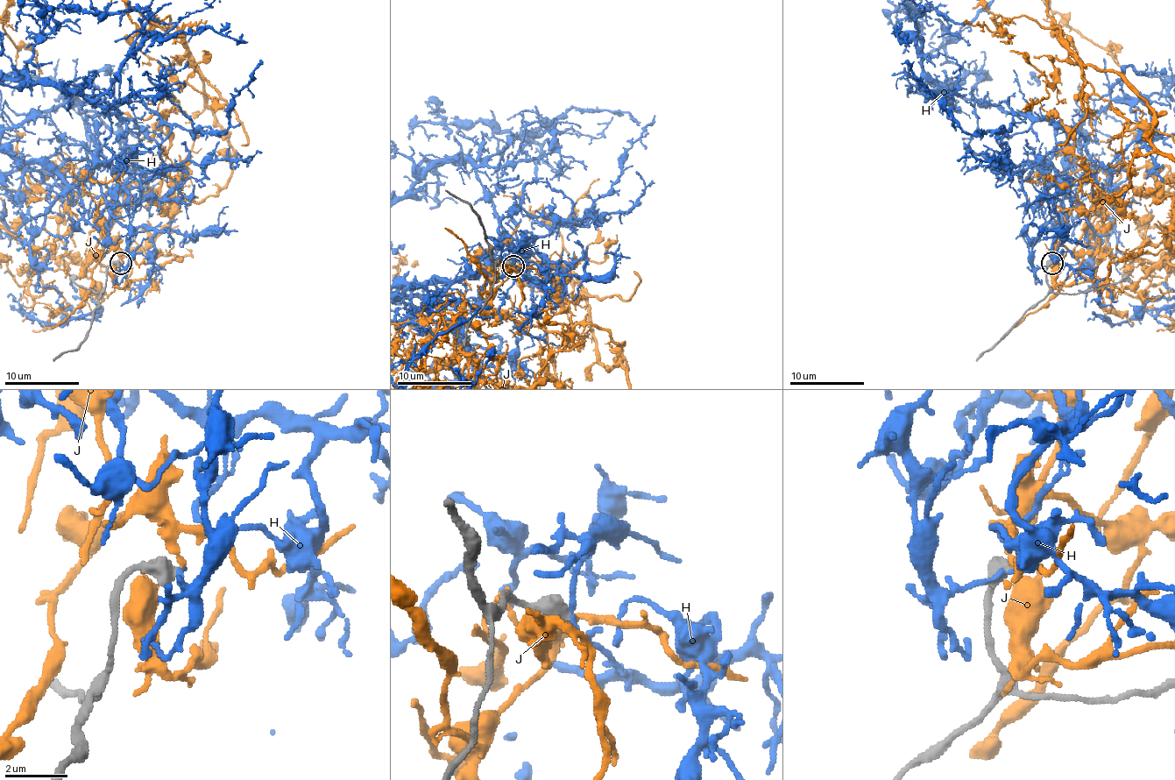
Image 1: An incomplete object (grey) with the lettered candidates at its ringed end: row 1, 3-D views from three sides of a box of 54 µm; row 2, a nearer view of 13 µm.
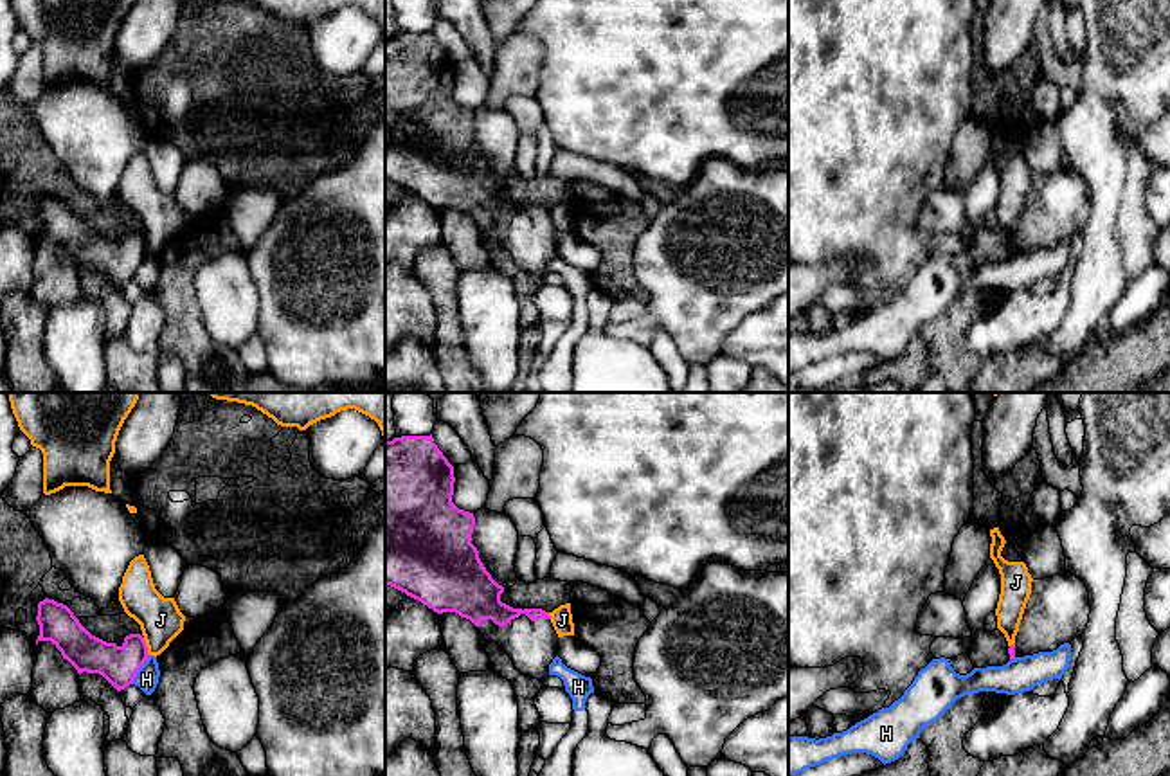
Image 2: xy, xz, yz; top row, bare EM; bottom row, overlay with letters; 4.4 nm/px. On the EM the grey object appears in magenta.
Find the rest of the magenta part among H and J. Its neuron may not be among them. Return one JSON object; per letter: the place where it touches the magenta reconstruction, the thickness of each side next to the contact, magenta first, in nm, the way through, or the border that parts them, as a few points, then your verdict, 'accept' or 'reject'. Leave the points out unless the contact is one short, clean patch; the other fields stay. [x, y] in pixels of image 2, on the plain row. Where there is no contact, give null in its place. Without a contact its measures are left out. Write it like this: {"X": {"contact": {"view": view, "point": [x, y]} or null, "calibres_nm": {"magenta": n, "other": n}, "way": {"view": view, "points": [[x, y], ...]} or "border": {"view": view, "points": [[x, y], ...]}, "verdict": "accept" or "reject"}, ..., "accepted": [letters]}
{"H": {"contact": {"view": "xy", "point": [139, 265]}, "calibres_nm": {"magenta": 170, "other": 100}, "verdict": "reject"}, "J": {"contact": {"view": "xy", "point": [146, 243]}, "calibres_nm": {"magenta": 170, "other": 190}, "border": {"view": "xy", "points": [[143, 234], [150, 251]]}, "verdict": "reject"}, "accepted": []}

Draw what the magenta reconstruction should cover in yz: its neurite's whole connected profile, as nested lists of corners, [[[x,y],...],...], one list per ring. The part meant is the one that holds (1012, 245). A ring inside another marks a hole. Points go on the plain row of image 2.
[[[1064,167],[1051,175],[1033,176],[1010,256],[1053,248],[1080,234],[1091,211],[1085,180]]]

